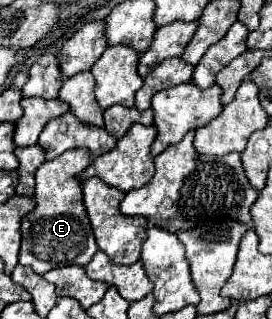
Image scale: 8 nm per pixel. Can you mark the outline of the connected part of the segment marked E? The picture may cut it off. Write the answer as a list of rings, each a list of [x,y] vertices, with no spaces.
[[[85,148],[67,150],[61,156],[47,160],[37,172],[35,188],[35,210],[21,220],[21,250],[19,264],[33,268],[37,274],[45,274],[59,266],[79,264],[85,266],[99,250],[89,226],[89,218],[83,206],[81,182],[75,178],[81,170],[91,164],[91,156]]]

